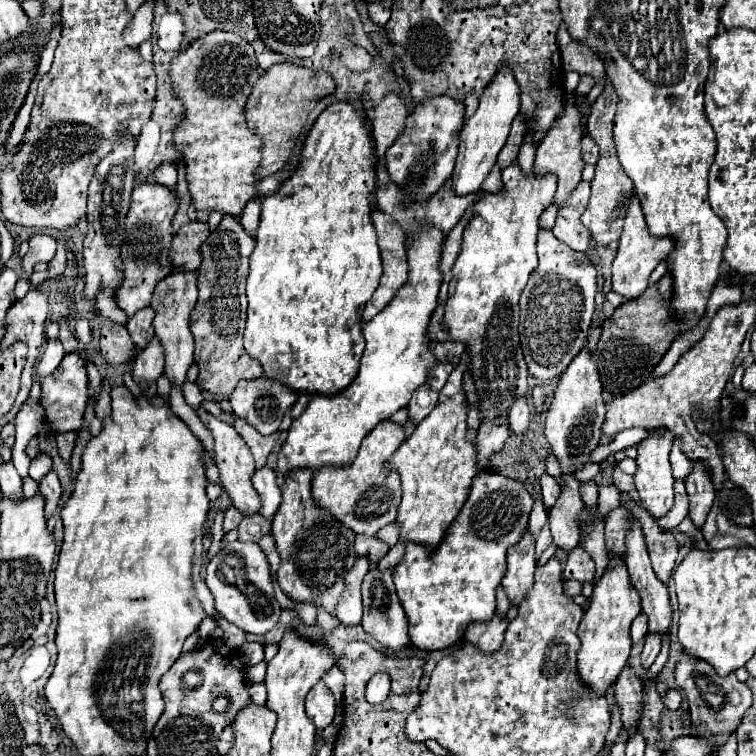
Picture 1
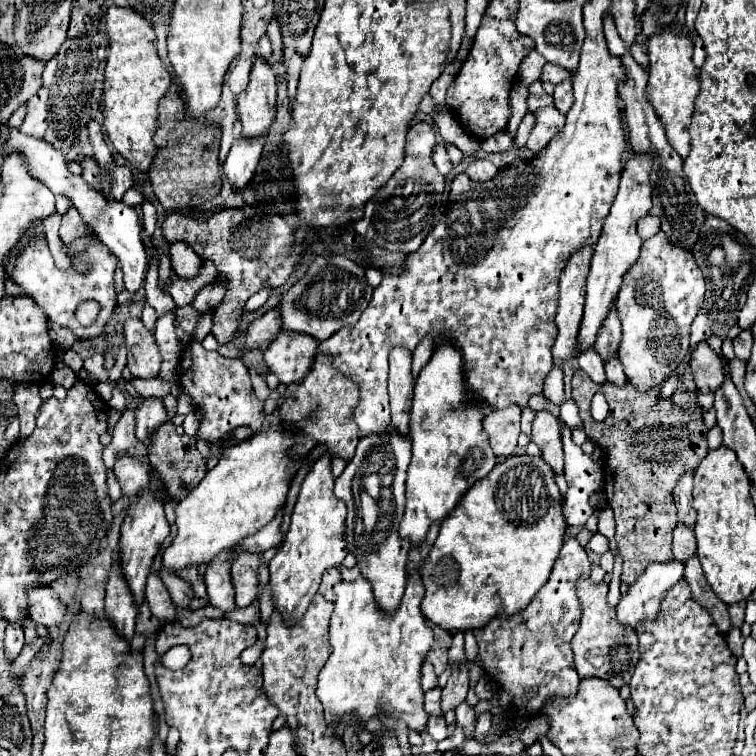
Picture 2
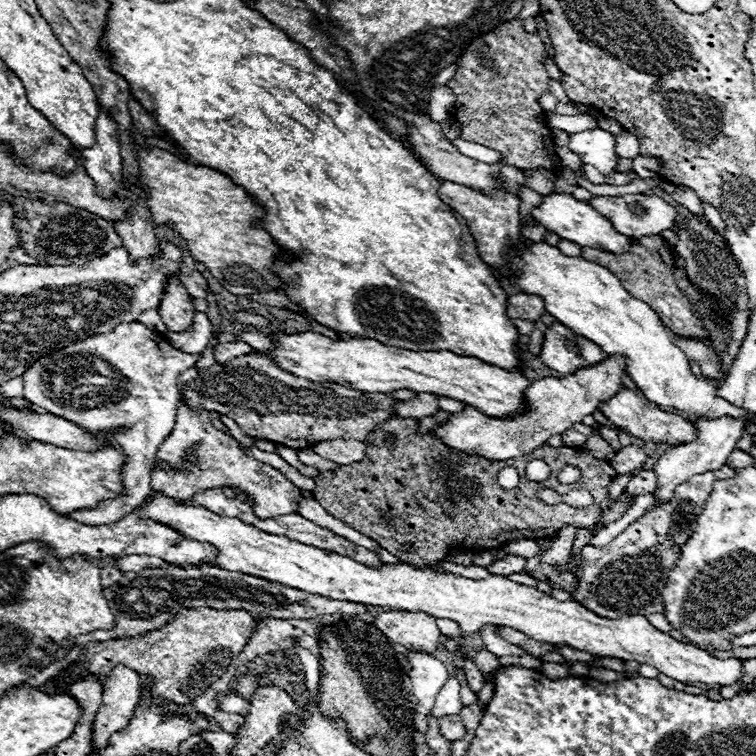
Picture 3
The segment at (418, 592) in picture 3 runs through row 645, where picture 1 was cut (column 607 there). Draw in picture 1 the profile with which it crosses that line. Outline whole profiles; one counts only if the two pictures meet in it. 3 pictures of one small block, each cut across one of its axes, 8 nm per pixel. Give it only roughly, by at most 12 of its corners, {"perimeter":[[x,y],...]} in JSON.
{"perimeter":[[608,554],[578,628],[580,678],[598,694],[628,662],[642,598]]}

